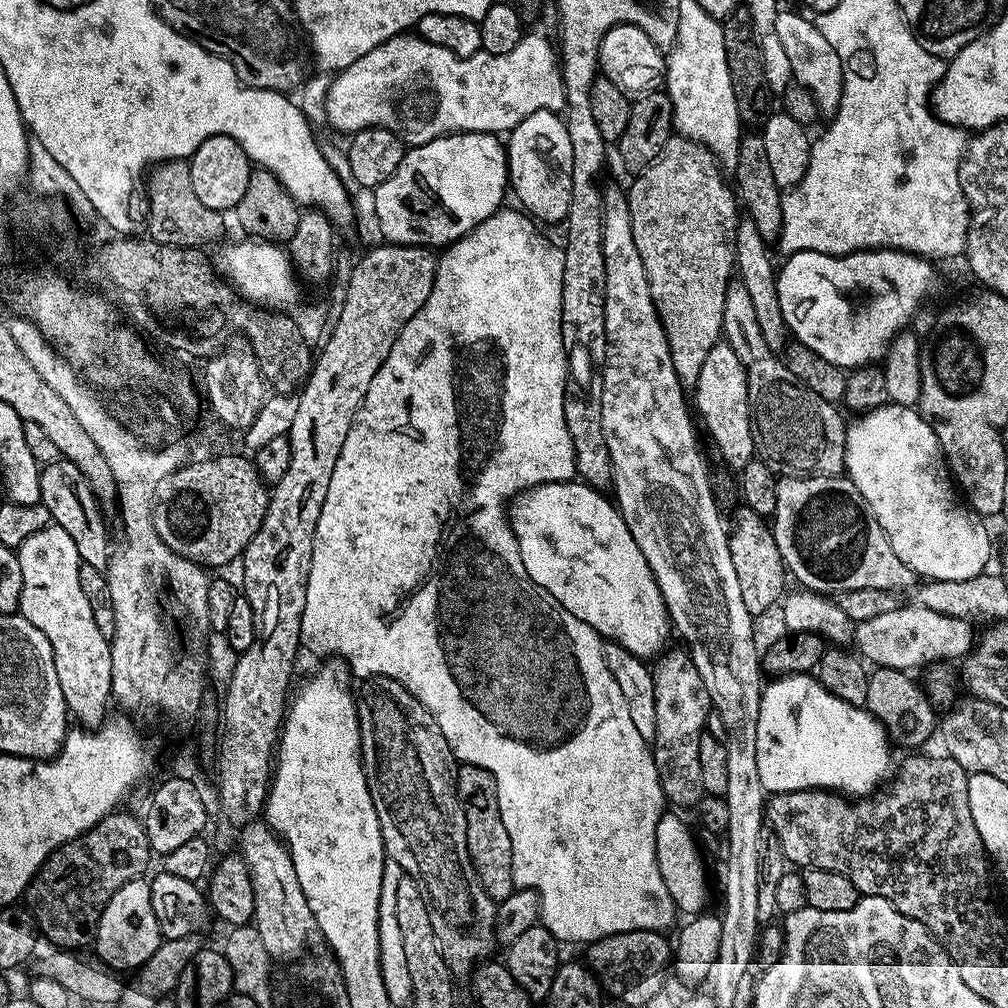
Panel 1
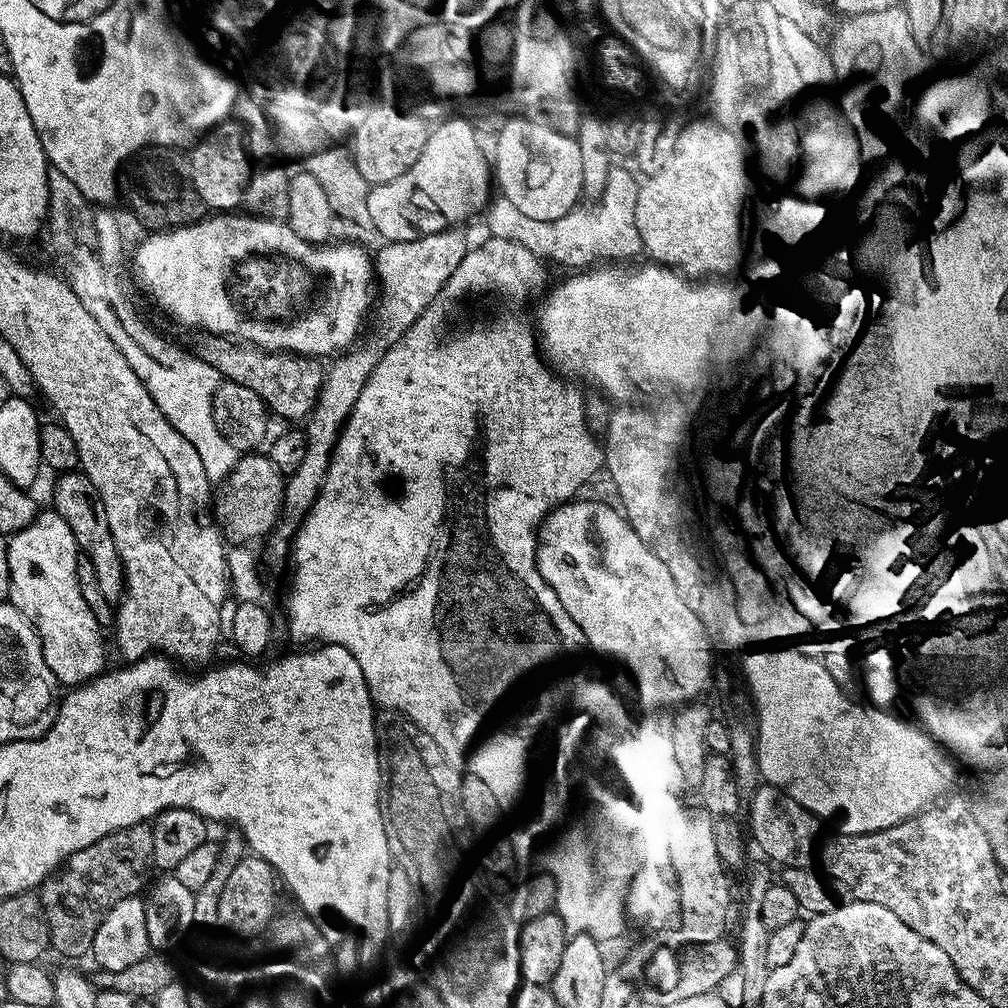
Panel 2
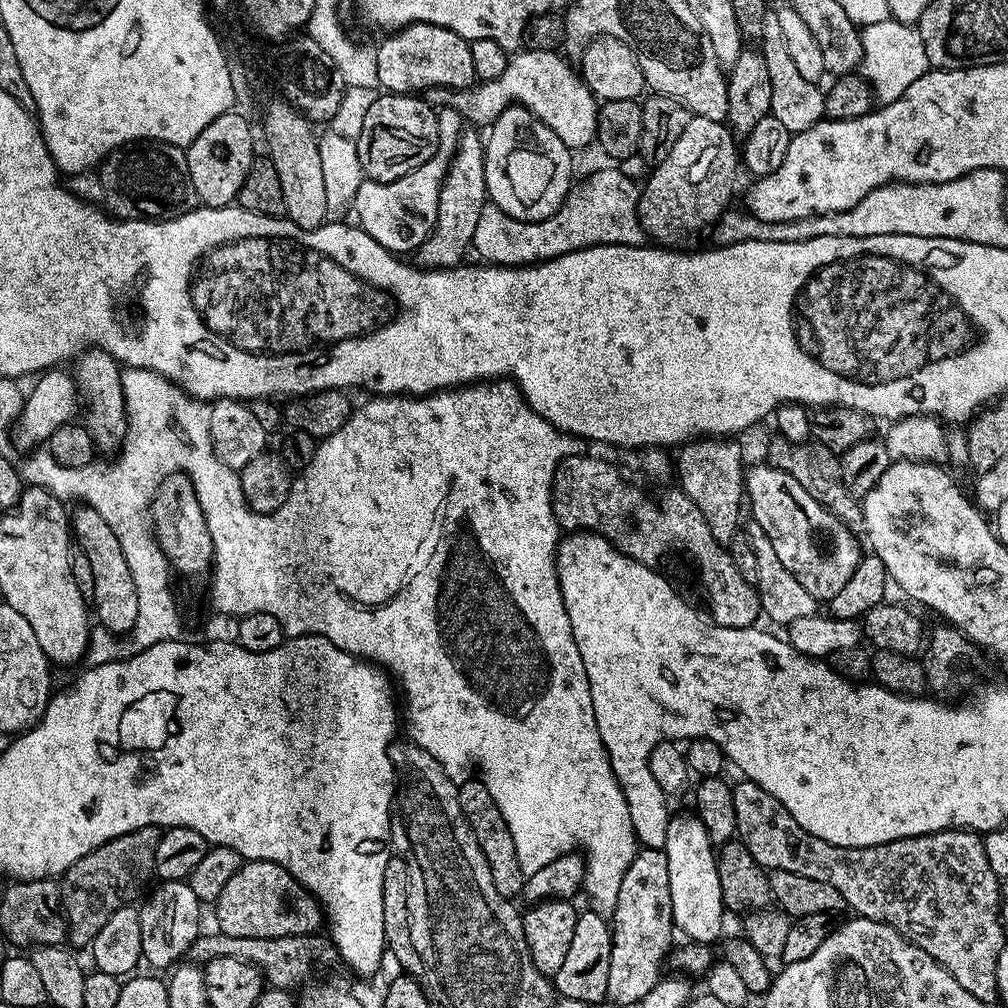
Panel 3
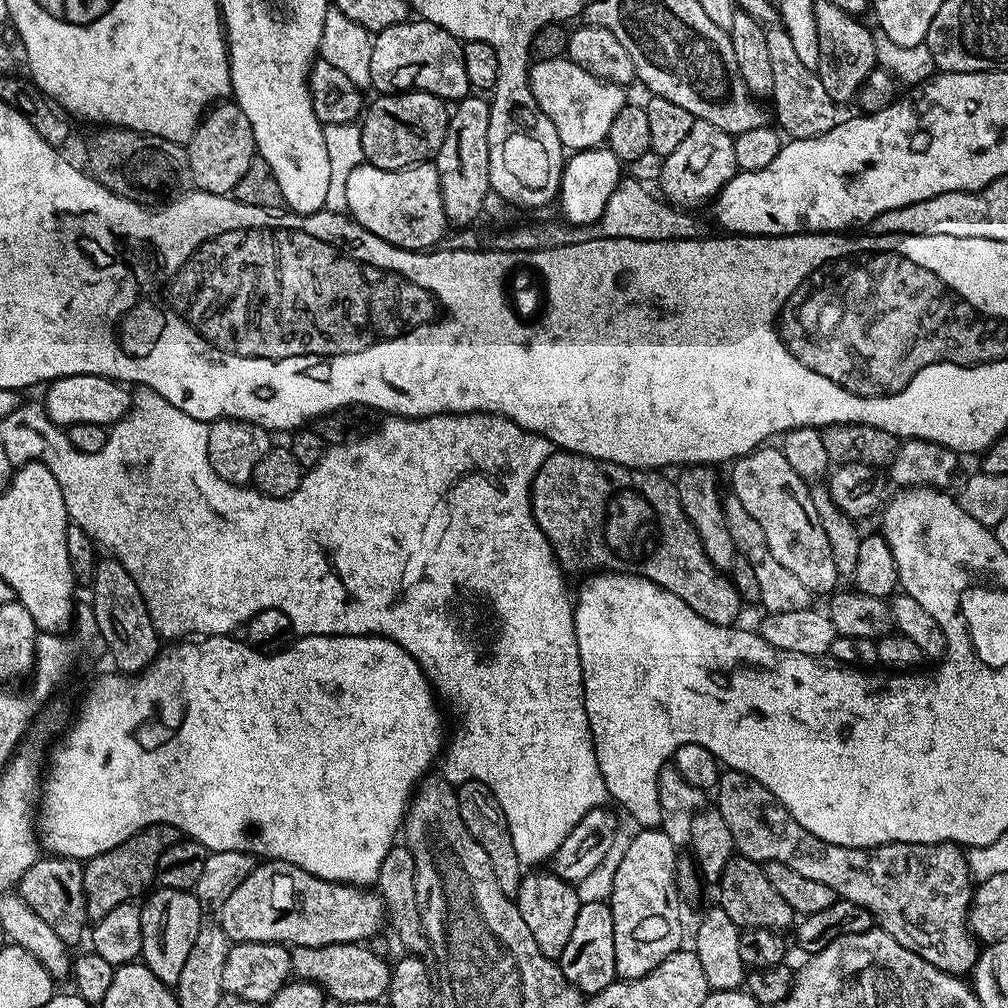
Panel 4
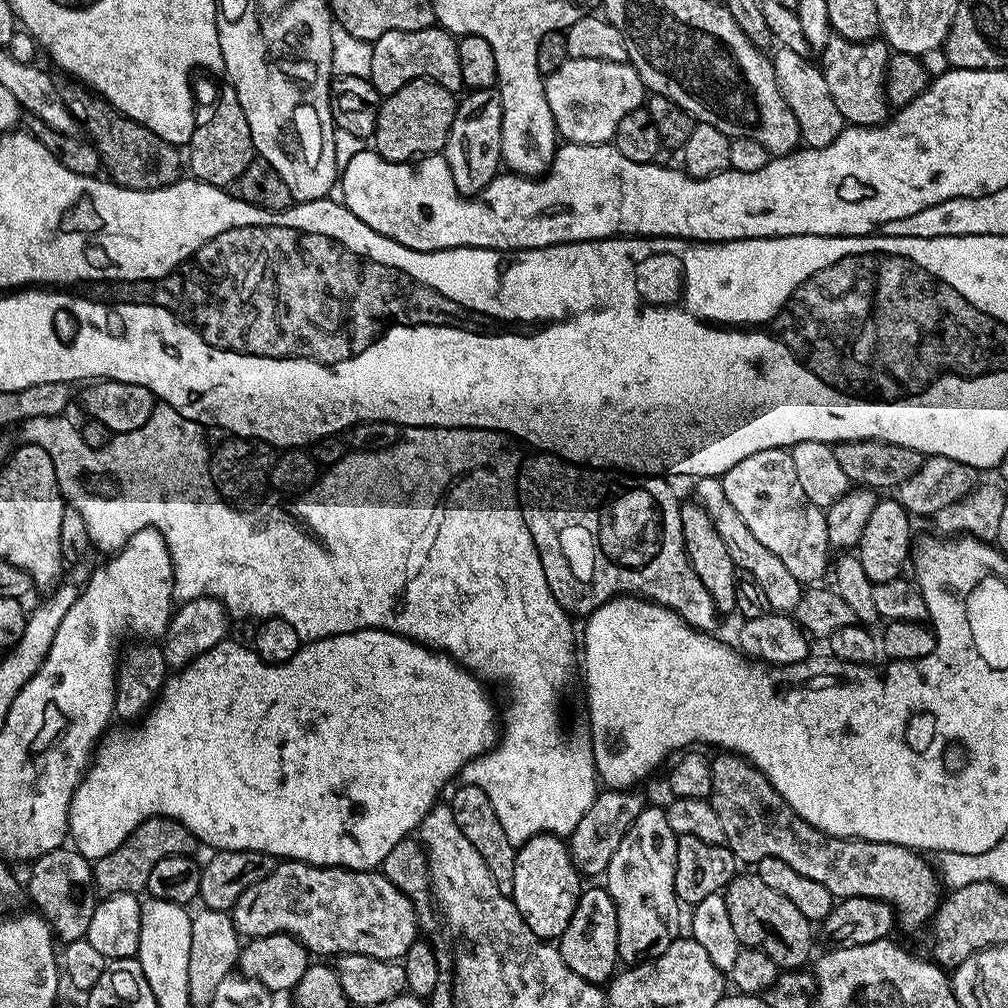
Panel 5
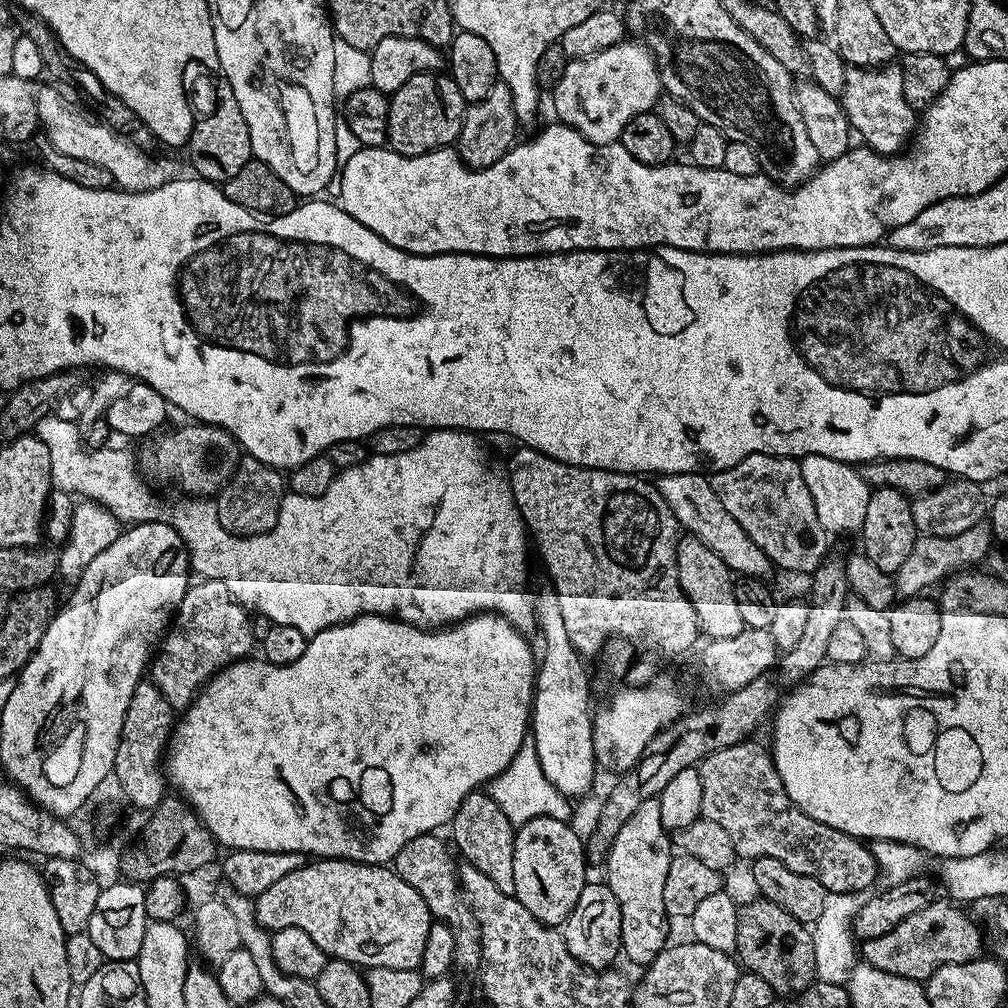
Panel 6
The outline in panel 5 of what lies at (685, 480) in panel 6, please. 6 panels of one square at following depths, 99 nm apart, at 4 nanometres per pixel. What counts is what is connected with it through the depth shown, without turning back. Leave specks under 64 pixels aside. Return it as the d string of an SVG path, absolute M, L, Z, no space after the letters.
M702 476L695 481L695 484L695 499L706 510L706 514L710 514L718 534L722 534L722 542L726 542L726 550L730 550L730 558L735 562L737 569L745 577L751 577L754 582L762 586L771 611L791 613L800 601L802 591L800 580L794 578L794 574L790 574L790 570L782 566L782 561L775 554L770 554L770 550L766 550L766 546L762 546L762 542L758 542L754 534L750 534L750 526L742 522L742 517L738 515L738 510L734 510L730 498L726 498L726 490L722 490L721 477Z

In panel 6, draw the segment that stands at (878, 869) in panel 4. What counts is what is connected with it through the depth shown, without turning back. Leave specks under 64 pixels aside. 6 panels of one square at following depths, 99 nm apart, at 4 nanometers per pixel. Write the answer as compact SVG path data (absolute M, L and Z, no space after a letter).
M745 742L726 750L718 750L701 760L701 817L722 826L734 842L734 850L742 861L778 858L782 866L790 866L794 874L806 874L822 882L828 892L864 892L878 880L874 854L863 839L819 824L803 812L786 794L786 786L778 774L772 753L760 744Z

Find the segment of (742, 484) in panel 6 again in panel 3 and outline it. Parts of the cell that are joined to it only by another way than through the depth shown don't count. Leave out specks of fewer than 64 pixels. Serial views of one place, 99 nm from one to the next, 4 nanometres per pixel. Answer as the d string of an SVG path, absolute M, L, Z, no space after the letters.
M761 462L757 468L749 467L744 478L746 504L752 507L751 519L766 530L766 538L774 546L782 566L810 590L818 602L831 602L850 582L850 574L860 564L862 549L856 541L857 533L848 528L830 510L826 510L790 474L773 468L767 462Z

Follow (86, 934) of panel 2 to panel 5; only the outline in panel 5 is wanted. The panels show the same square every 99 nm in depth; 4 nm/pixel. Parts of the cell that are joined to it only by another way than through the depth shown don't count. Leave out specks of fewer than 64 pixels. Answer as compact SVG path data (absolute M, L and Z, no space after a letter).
M152 816L143 820L133 832L128 835L126 842L118 846L118 850L110 850L110 854L92 864L92 882L96 891L104 898L120 898L125 894L143 893L148 886L150 870L154 865L162 862L162 858L175 856L192 856L198 848L198 841L194 833L177 820L169 816Z

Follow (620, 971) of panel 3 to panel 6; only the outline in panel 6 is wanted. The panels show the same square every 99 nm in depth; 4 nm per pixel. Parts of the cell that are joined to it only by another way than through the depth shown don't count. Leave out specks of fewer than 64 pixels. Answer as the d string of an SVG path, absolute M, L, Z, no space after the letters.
M659 799L647 800L630 814L622 830L612 839L606 857L608 889L618 898L618 910L622 914L623 955L636 964L647 966L669 943L670 917L663 902L666 876L674 855L674 845L669 829L662 826L662 806Z

